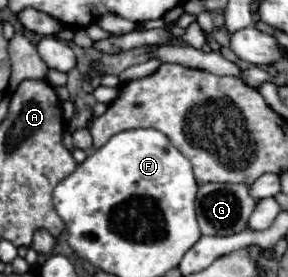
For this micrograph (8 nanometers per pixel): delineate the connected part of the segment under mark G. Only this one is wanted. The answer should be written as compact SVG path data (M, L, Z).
M205 183L197 193L197 221L203 235L235 235L247 229L247 221L257 207L245 183Z

